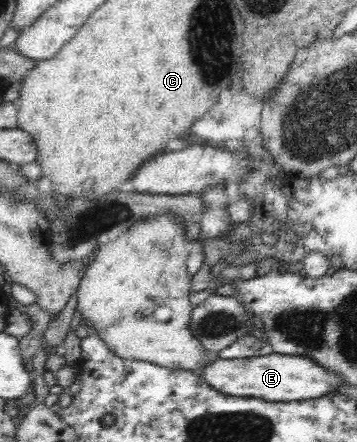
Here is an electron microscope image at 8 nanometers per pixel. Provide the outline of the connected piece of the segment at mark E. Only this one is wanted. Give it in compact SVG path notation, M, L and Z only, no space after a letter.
M274 352L268 356L220 358L216 356L197 374L208 387L228 396L250 396L270 402L308 400L324 396L341 384L338 375L326 371L314 361L301 356L284 356Z

